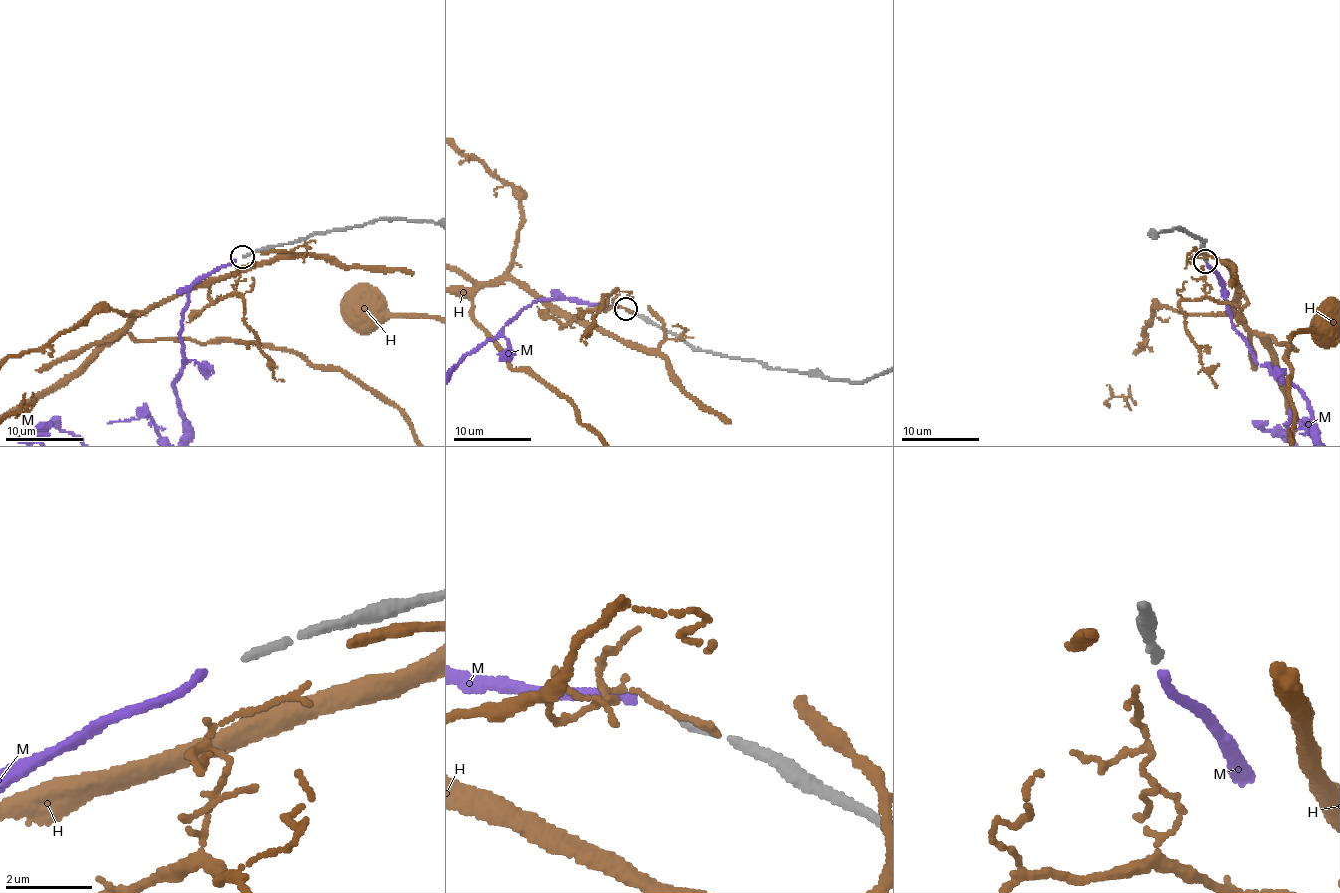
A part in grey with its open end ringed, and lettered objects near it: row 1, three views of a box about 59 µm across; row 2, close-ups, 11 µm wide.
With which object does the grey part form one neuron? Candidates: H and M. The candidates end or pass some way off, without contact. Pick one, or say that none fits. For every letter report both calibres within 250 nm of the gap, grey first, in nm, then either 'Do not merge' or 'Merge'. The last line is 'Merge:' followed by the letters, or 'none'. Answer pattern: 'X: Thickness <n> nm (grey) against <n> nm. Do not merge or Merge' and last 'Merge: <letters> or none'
H: Thickness 200 nm (grey) against 100 nm. Do not merge
M: Thickness 200 nm (grey) against 200 nm. Merge
Merge: M

